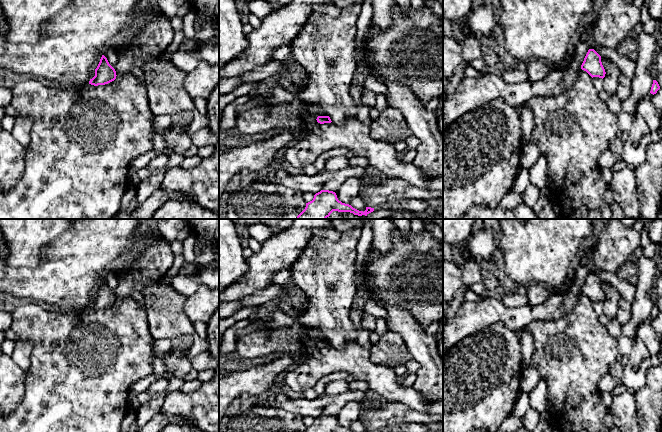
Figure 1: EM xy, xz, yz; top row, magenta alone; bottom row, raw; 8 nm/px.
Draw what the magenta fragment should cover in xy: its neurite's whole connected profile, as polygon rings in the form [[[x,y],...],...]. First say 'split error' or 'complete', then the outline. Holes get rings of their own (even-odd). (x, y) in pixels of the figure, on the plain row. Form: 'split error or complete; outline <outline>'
complete; outline [[[102,279],[100,286],[95,293],[95,300],[90,303],[89,308],[98,310],[108,308],[116,303],[116,295],[109,288],[107,282]]]

